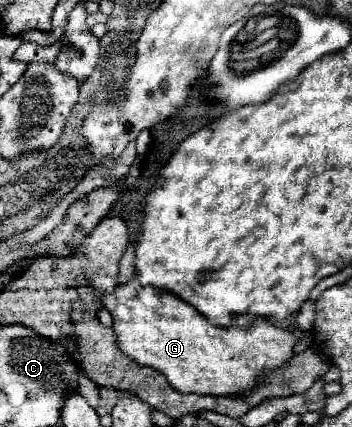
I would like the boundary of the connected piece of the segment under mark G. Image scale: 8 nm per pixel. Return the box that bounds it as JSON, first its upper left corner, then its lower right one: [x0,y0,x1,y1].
[102,273,294,395]

